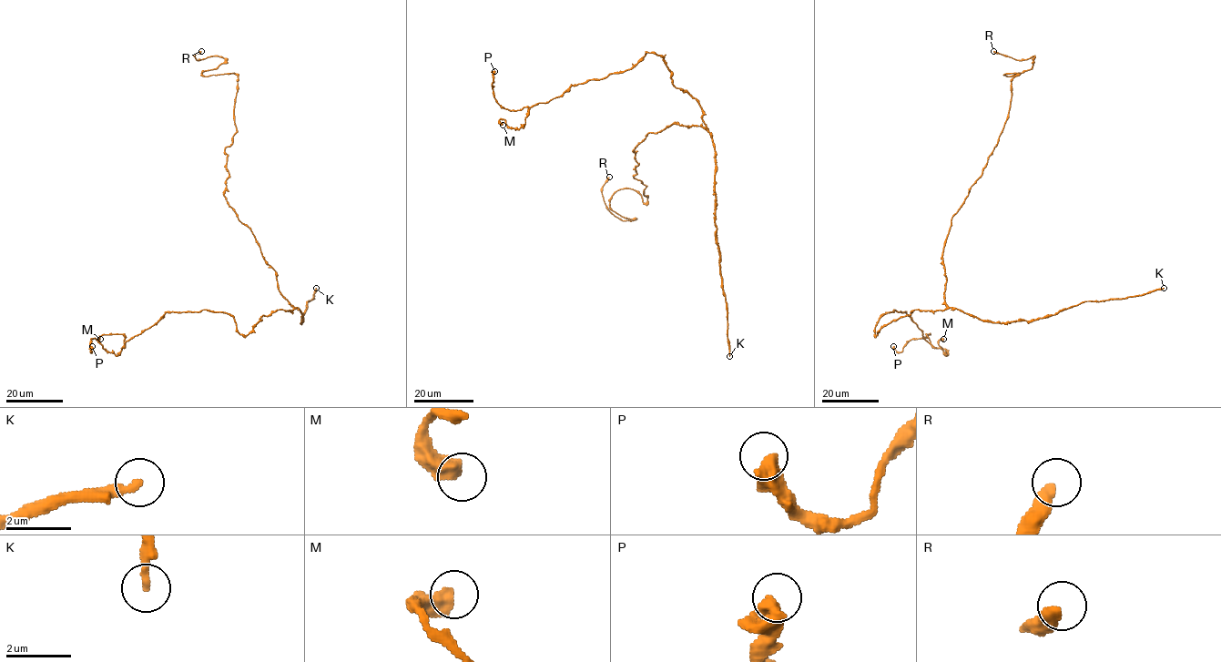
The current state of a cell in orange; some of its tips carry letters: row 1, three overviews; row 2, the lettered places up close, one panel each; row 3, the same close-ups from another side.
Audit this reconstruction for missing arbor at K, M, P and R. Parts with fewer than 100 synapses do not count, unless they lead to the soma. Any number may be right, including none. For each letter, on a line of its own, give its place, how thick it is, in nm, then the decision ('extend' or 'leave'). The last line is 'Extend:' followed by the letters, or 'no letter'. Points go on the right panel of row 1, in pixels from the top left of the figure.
K: at (1164, 288); 240 nm thick; extend
M: at (943, 339); 550 nm thick; leave
P: at (893, 346); 380 nm thick; leave
R: at (993, 51); 360 nm thick; leave
Extend: K

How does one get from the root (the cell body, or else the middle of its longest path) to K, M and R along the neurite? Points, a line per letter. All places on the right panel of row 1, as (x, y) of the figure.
K: (943, 267), (944, 301), (949, 307), (1001, 322), (1033, 320), (1087, 300), (1127, 299), (1164, 288)
M: (943, 267), (946, 308), (915, 310), (874, 329), (895, 310), (947, 355), (943, 339)
R: (943, 267), (951, 217), (1007, 117), (1018, 75), (1003, 75), (1033, 65), (1034, 56), (993, 51)

